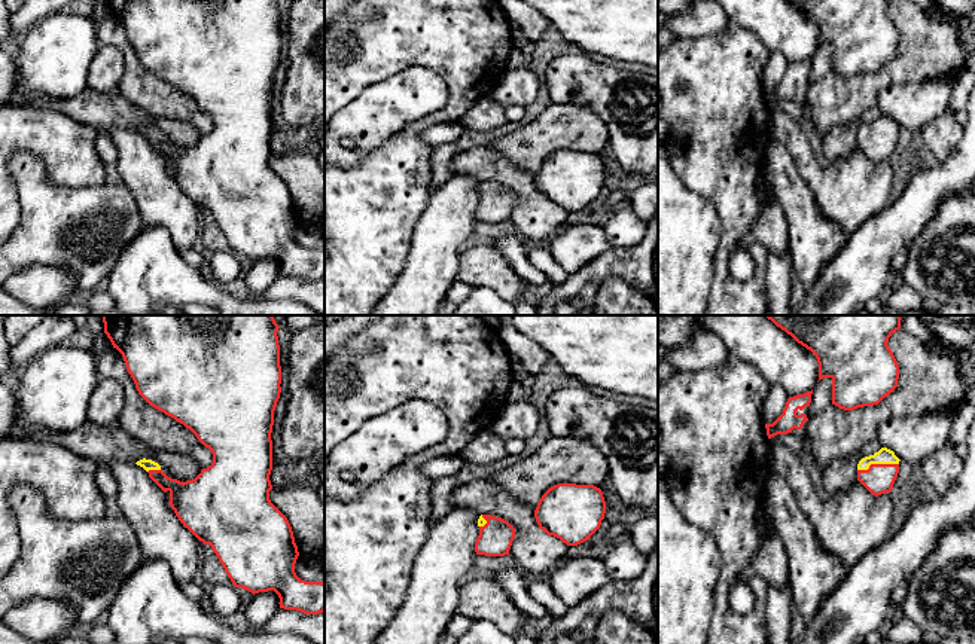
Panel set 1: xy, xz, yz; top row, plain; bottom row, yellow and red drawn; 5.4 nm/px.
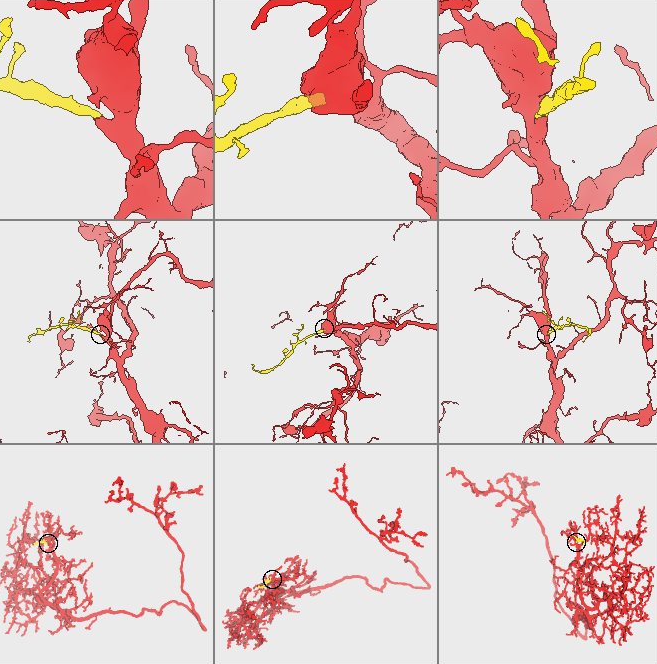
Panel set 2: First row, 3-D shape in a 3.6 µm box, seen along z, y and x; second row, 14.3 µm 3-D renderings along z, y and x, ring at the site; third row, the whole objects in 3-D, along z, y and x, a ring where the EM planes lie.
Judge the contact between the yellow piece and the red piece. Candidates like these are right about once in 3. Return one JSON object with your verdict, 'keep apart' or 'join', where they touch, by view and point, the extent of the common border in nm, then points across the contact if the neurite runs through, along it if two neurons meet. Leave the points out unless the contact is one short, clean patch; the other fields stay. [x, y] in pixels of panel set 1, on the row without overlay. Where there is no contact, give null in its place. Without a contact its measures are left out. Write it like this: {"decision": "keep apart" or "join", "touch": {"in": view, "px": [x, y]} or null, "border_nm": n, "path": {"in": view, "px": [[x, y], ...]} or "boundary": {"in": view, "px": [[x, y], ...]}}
{"decision": "join", "touch": {"in": "yz", "px": [877, 130]}, "border_nm": 220, "path": {"in": "yz", "px": [[884, 122], [877, 130], [878, 146]]}}

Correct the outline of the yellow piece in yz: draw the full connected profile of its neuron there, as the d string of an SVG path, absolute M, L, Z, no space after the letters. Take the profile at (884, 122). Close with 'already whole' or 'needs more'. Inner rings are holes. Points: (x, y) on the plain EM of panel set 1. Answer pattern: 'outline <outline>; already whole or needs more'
outline M881 115L857 131L857 147L875 164L892 159L899 140L899 125L893 117Z; needs more

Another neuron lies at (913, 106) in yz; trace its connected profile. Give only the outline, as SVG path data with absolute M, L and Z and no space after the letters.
M959 73L915 83L892 85L878 94L877 107L901 128L921 132L950 107L950 97Z

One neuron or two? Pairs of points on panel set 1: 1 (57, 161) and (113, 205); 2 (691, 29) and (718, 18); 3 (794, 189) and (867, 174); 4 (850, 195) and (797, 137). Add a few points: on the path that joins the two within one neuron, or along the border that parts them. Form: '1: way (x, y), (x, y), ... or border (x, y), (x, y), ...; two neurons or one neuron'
1: border (104, 182), (96, 186), (55, 185); two neurons
2: way (697, 23), (701, 18), (712, 18); one neuron
3: border (792, 155), (798, 174), (825, 217); two neurons
4: way (832, 188), (804, 161), (803, 155); one neuron

